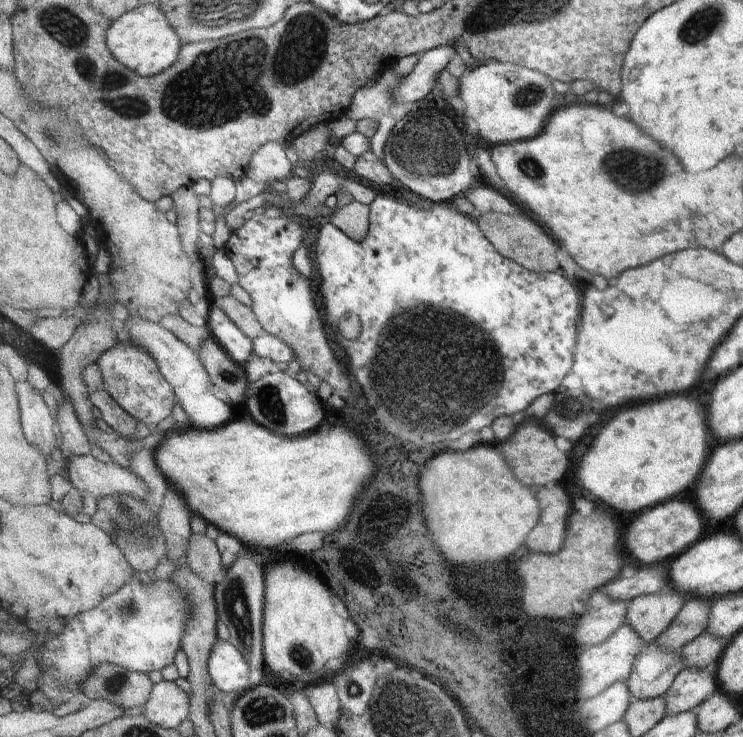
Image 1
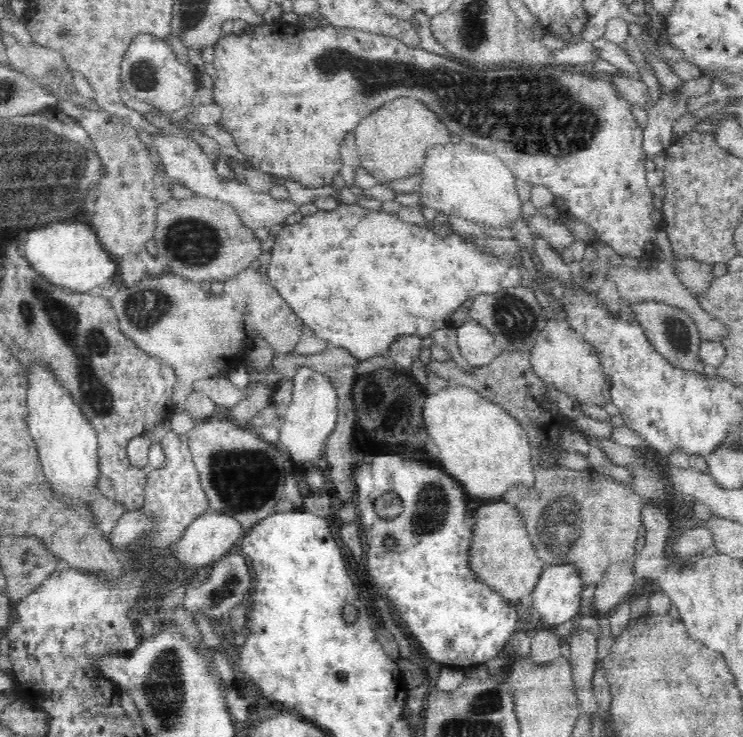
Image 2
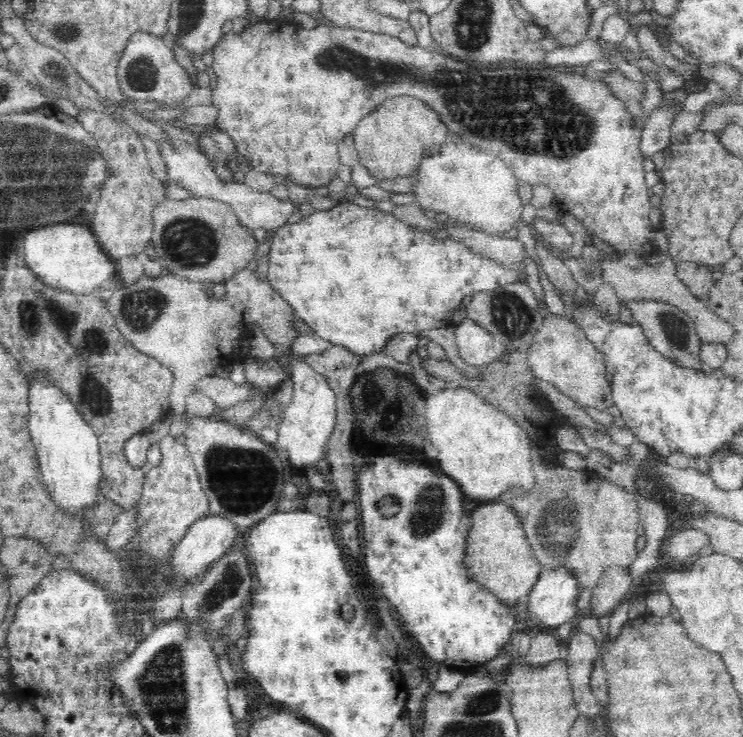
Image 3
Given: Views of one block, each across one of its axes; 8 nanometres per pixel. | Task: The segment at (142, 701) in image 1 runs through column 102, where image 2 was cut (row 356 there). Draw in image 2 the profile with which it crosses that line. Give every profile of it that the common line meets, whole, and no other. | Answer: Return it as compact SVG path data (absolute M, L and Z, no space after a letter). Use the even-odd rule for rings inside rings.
M656 301L630 303L630 309L636 317L634 322L642 326L649 342L663 358L674 363L676 367L704 373L705 364L701 362L699 356L702 340L699 329L691 317L688 317L680 308Z

